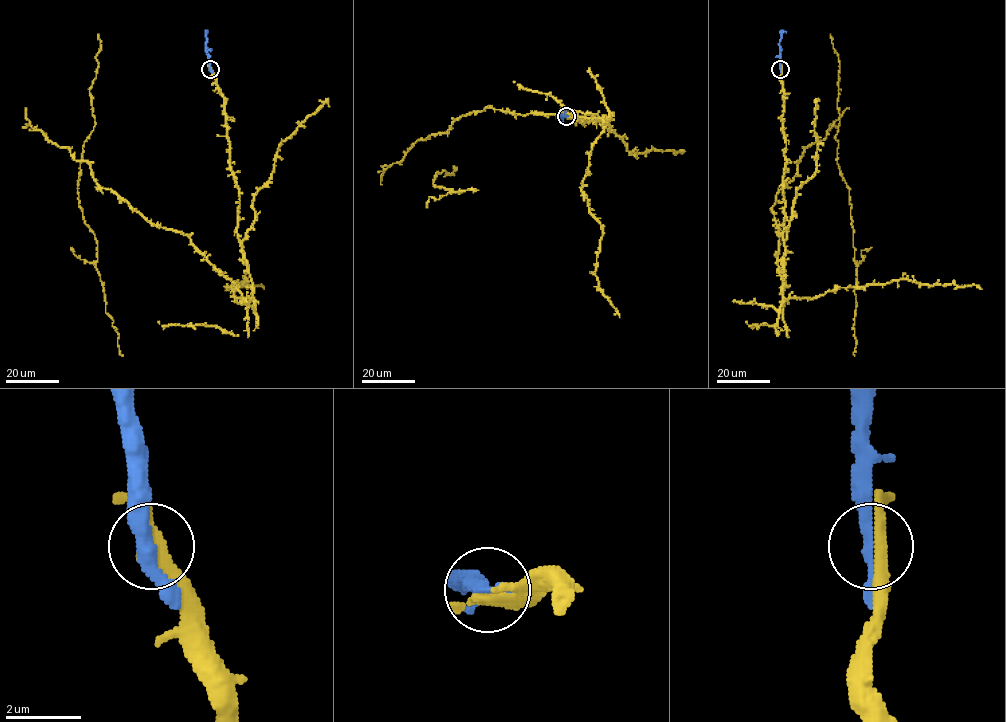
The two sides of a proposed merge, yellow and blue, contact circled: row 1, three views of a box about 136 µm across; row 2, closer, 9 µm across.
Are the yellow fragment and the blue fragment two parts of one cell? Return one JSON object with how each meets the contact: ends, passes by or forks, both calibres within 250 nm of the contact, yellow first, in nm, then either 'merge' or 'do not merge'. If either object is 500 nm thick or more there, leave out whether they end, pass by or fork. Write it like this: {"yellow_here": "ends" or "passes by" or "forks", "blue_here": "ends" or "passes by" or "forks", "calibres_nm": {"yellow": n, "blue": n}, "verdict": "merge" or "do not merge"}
{"yellow_here": "passes by", "blue_here": "passes by", "calibres_nm": {"yellow": 400, "blue": 280}, "verdict": "merge"}

